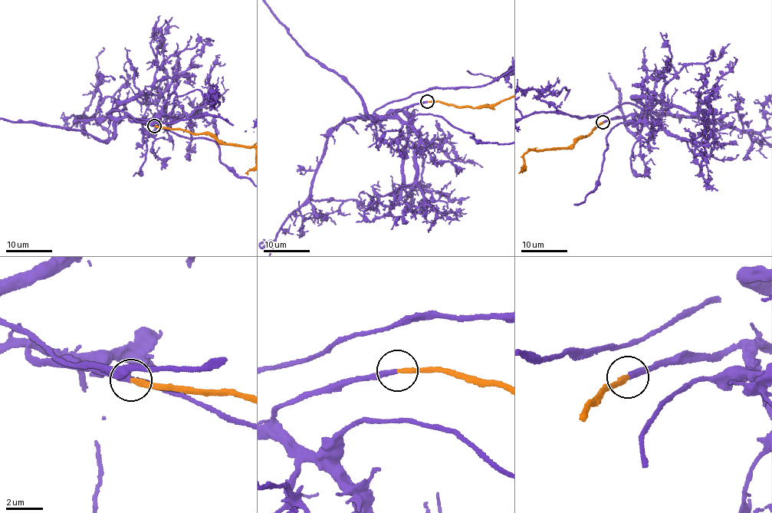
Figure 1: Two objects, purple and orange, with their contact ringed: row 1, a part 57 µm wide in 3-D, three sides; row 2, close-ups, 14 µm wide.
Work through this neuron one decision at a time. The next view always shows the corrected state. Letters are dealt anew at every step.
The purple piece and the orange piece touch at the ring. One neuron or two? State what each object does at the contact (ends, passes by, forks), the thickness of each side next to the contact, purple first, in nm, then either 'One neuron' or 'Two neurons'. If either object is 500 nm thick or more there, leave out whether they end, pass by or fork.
At the ring purple ends. At the ring orange ends. Thickness 280 nm (purple) against 280 nm. One neuron

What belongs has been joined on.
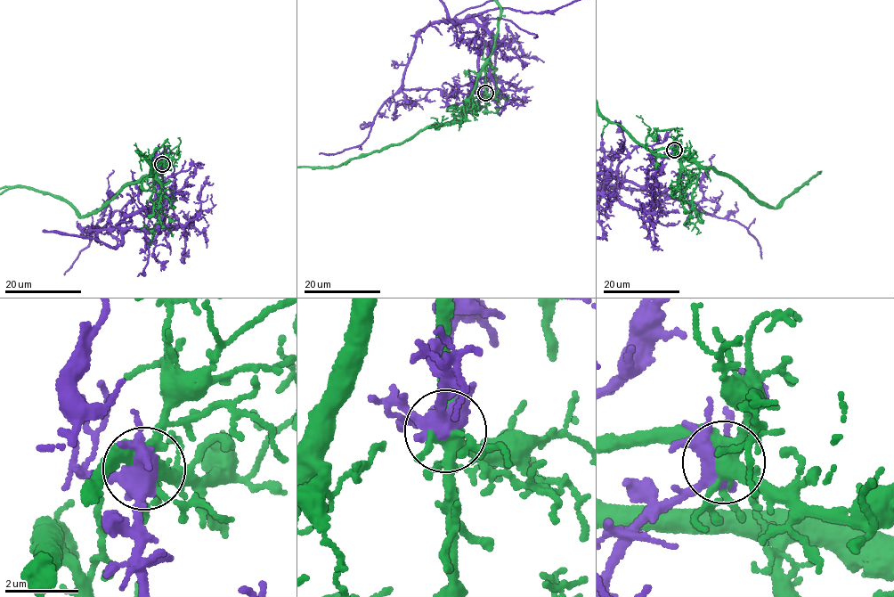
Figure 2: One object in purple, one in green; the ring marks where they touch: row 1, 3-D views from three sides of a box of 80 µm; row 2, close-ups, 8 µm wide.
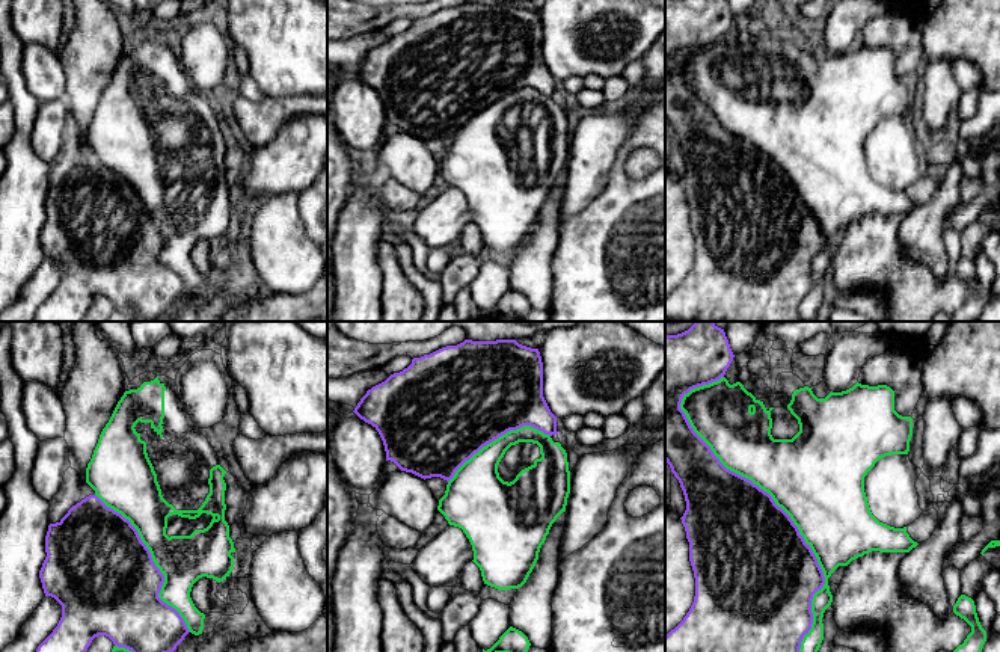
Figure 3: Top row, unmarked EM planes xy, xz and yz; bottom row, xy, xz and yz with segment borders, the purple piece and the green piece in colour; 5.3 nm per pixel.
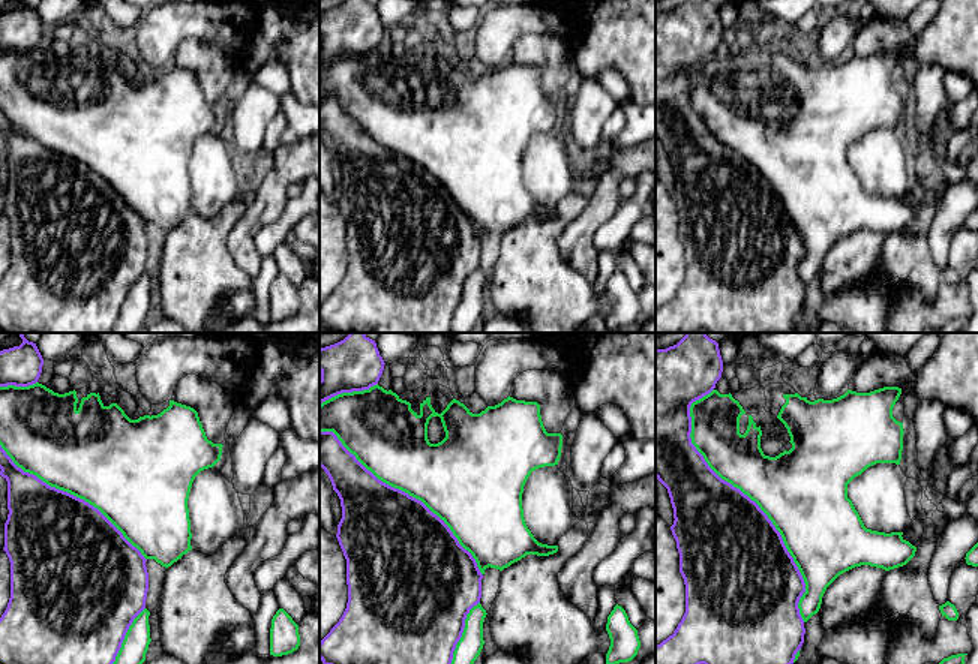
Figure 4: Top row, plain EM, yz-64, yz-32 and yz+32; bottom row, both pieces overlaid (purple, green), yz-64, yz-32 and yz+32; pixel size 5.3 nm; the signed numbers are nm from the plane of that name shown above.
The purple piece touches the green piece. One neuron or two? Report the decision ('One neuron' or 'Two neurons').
Two neurons

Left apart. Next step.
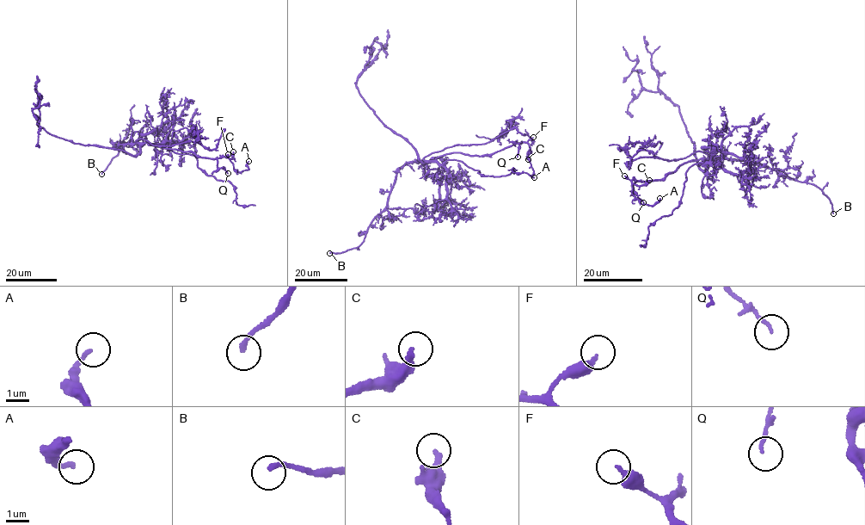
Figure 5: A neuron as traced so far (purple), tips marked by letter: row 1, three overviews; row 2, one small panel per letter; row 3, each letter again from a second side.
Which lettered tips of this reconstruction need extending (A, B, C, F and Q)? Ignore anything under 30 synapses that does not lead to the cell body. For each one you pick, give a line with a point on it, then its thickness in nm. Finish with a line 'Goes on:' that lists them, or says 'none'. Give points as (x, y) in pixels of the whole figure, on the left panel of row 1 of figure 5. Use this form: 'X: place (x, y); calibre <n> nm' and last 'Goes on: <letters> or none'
B: place (101, 174); calibre 180 nm
Goes on: B

